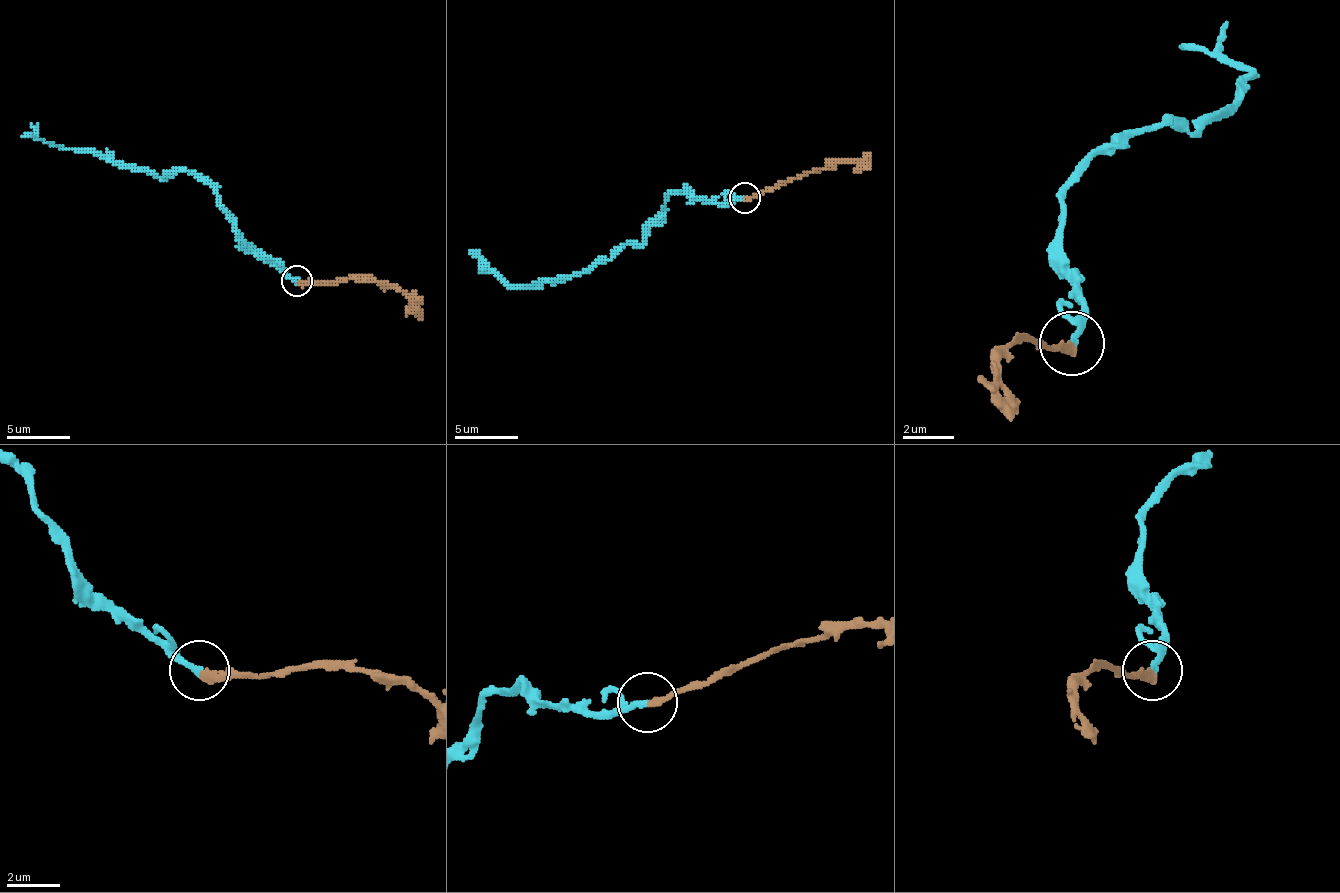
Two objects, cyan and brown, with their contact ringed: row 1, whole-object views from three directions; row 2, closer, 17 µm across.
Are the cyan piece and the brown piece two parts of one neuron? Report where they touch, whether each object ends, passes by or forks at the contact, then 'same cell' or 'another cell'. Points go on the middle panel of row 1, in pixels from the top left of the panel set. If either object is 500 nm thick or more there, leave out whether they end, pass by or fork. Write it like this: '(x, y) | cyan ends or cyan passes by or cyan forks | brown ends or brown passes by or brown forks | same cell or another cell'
(745, 198) | cyan ends | brown ends | same cell

